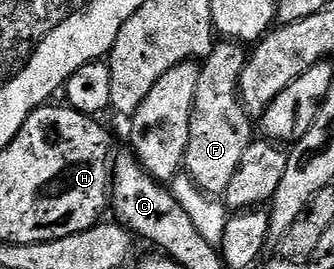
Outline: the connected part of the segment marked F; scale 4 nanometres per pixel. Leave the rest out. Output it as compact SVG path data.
M219 41L212 46L211 54L199 69L197 97L193 101L189 145L183 158L183 167L195 186L212 197L226 196L229 181L233 181L233 173L237 173L237 165L241 165L245 149L249 149L253 142L253 119L243 107L243 100L239 98L241 73L248 58L248 52L240 44Z

